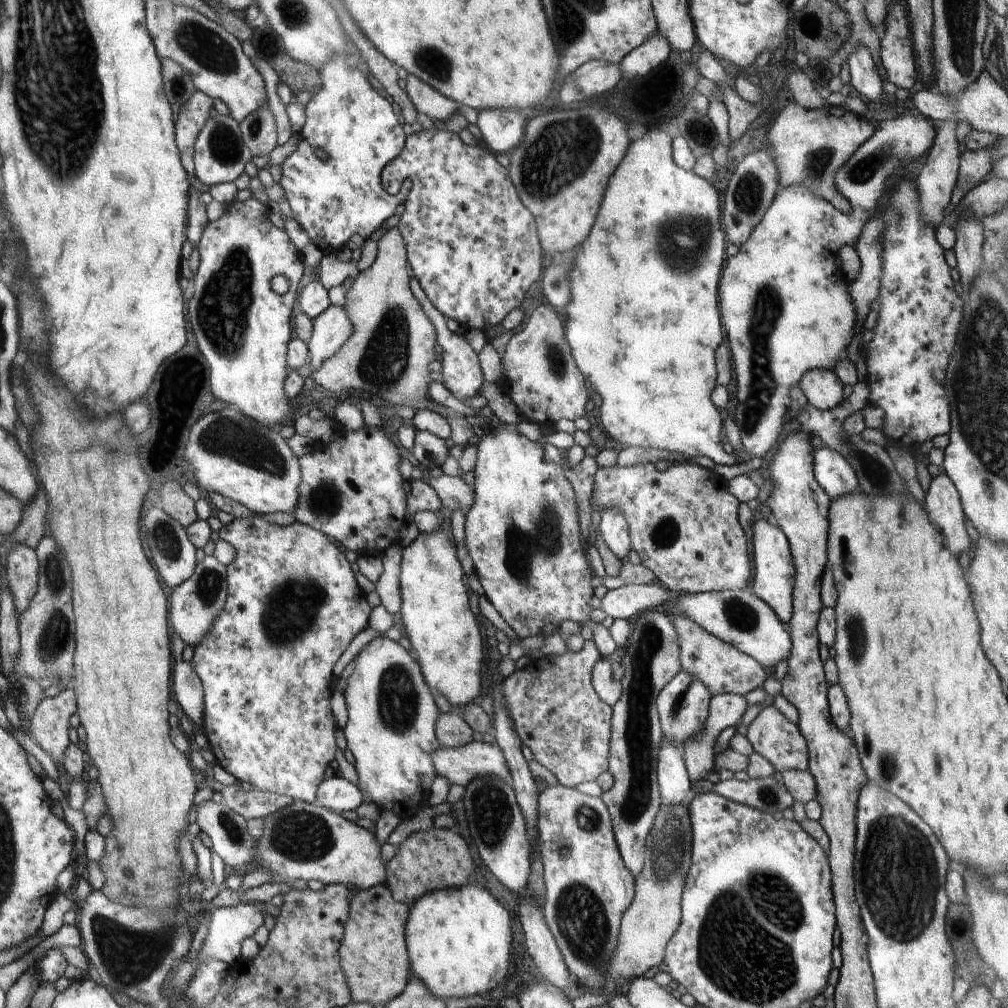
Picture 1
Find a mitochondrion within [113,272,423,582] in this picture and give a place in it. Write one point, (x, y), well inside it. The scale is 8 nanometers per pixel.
(225, 436)

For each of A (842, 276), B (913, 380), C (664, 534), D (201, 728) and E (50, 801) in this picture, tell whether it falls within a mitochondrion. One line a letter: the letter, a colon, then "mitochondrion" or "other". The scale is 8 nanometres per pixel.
A: other
B: other
C: mitochondrion
D: other
E: other

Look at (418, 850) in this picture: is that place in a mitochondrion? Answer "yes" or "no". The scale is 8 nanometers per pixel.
no

